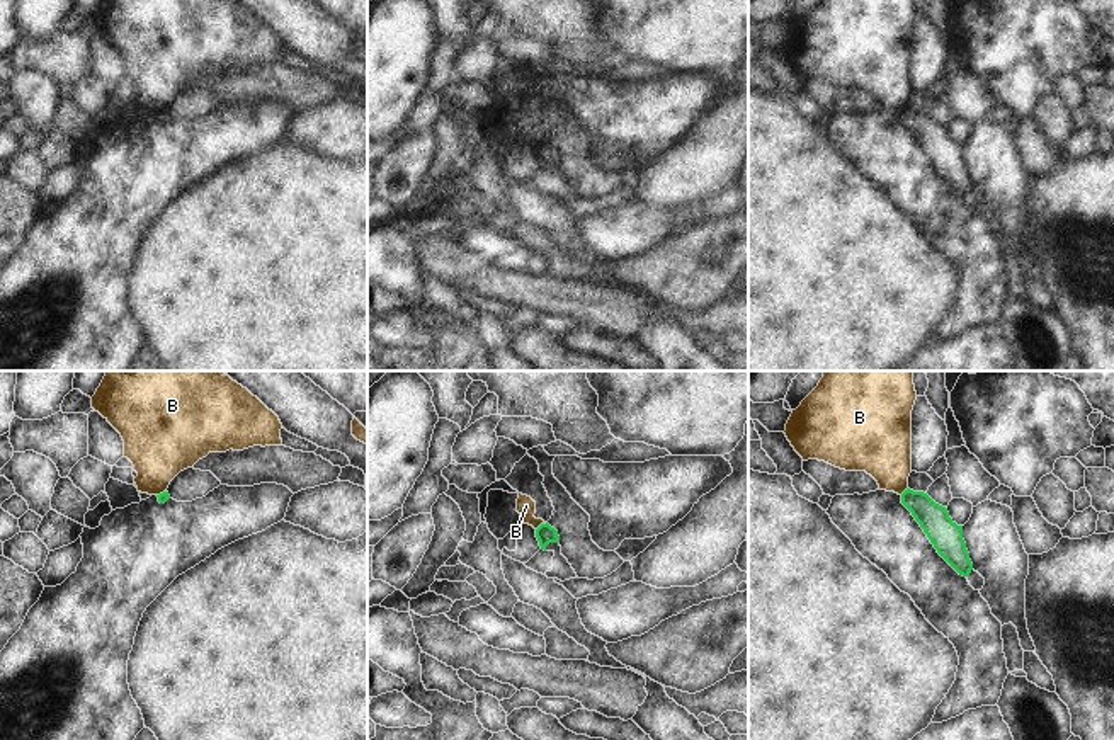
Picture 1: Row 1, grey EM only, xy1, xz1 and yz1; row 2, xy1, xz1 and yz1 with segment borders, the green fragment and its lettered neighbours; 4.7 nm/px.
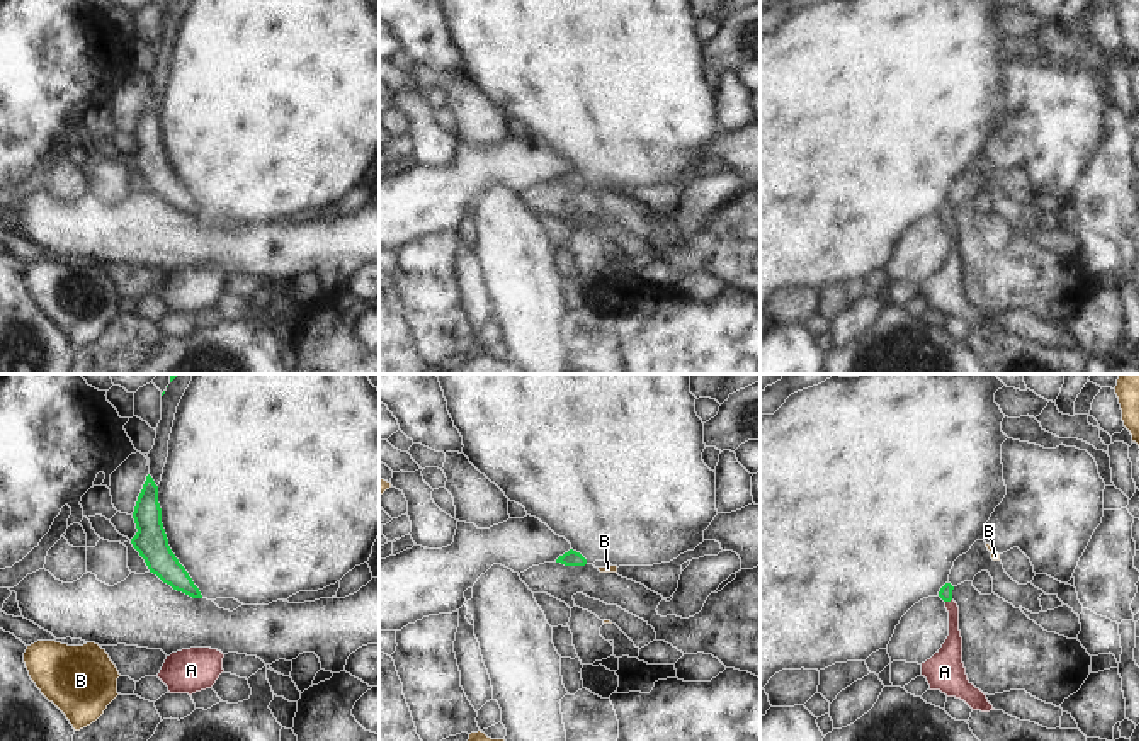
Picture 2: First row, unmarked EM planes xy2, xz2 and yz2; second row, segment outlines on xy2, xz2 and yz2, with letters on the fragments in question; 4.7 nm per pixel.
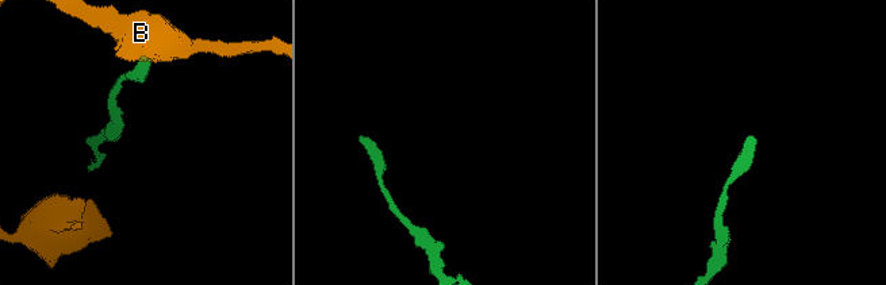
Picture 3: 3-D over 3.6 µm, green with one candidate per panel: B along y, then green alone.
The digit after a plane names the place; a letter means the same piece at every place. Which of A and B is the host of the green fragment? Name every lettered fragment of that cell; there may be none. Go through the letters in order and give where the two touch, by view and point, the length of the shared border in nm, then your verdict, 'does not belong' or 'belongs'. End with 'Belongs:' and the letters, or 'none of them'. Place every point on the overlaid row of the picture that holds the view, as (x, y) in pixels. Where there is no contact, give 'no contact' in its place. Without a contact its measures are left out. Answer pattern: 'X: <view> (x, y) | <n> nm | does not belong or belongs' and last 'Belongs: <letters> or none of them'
A: yz2 (947, 600) | 40 nm | belongs
B: xz1 (541, 524) | 70 nm | does not belong
Belongs: A

